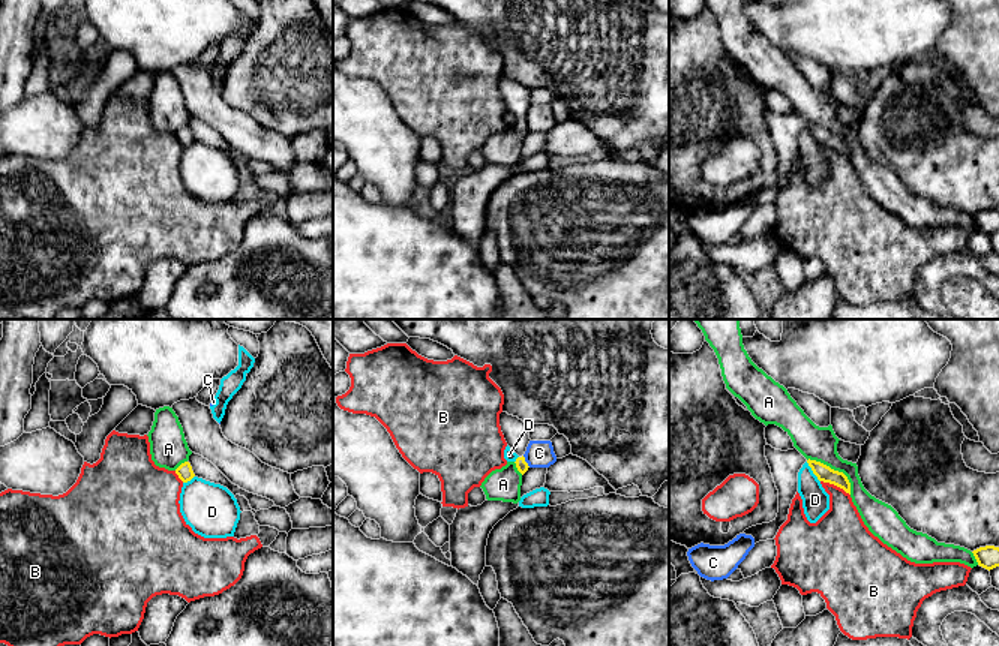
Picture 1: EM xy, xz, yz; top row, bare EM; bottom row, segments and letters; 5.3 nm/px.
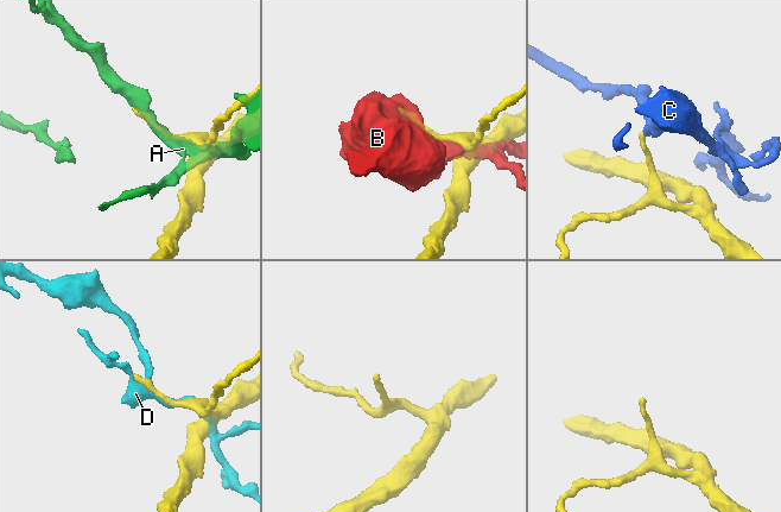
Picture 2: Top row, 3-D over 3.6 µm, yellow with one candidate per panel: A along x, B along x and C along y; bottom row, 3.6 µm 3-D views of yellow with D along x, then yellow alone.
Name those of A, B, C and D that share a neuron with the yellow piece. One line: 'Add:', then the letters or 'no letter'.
Add: no letter

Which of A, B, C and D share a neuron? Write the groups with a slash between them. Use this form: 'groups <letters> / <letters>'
groups A / B / C / D

